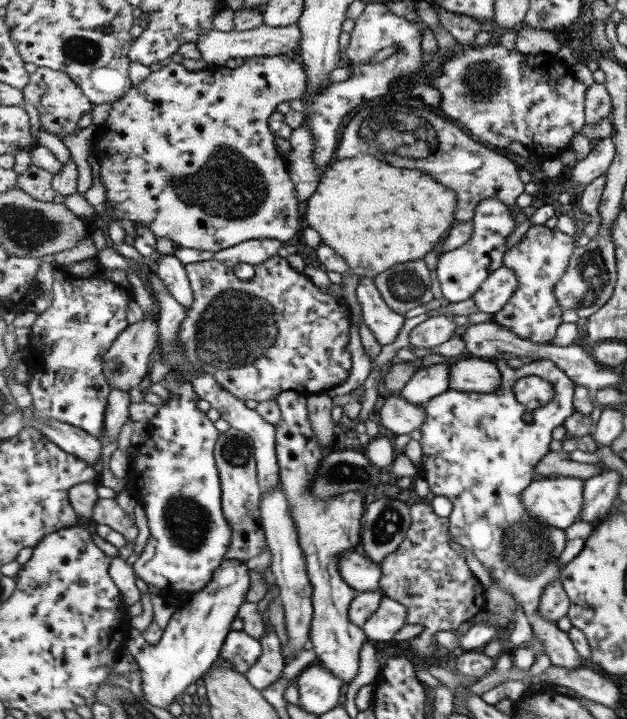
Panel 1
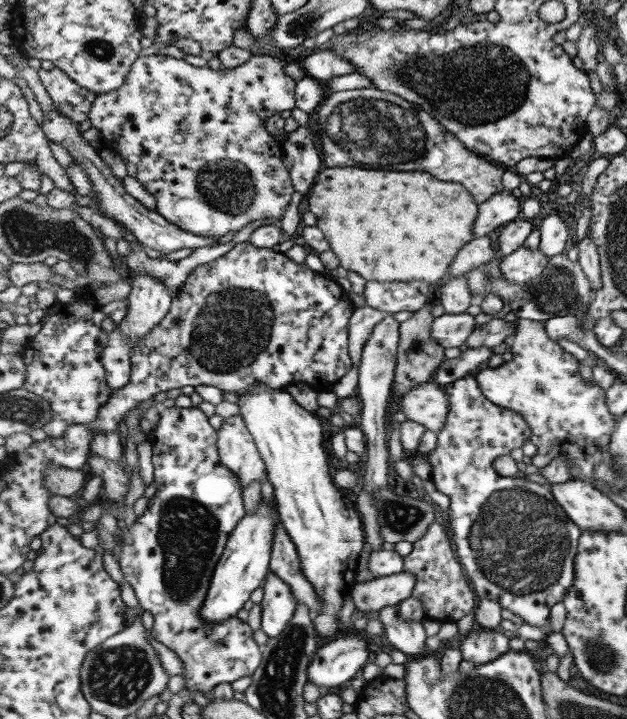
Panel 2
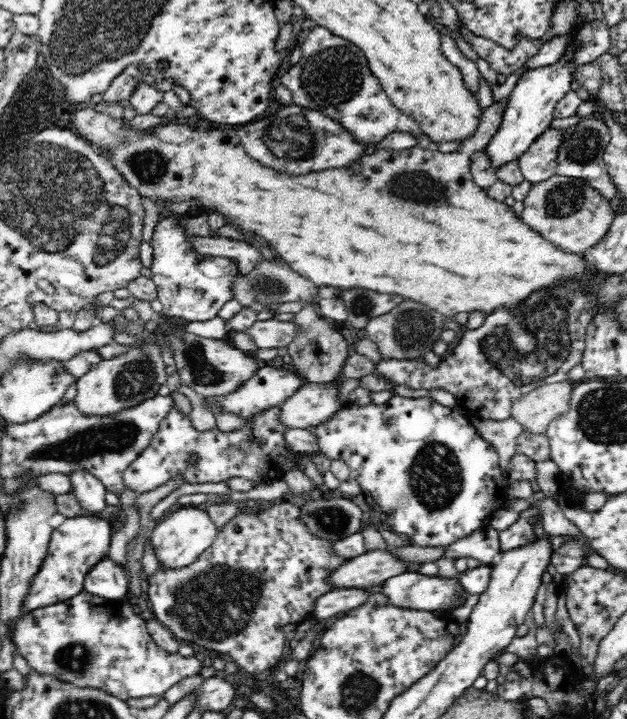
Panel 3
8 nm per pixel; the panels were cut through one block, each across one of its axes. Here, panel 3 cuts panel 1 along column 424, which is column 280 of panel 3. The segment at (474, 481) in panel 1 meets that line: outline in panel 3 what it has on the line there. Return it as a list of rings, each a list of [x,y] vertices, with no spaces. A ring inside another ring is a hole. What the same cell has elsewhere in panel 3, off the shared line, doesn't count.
[[[175,405],[148,446],[122,472],[125,488],[143,493],[158,488],[178,473],[182,473],[190,484],[216,484],[230,478],[246,478],[255,487],[282,480],[284,464],[288,464],[286,460],[294,460],[297,467],[298,464],[297,453],[284,439],[286,428],[279,423],[278,413],[279,407],[274,406],[264,414],[248,418],[243,428],[230,432],[212,428],[208,432],[200,432],[192,426],[190,417]]]

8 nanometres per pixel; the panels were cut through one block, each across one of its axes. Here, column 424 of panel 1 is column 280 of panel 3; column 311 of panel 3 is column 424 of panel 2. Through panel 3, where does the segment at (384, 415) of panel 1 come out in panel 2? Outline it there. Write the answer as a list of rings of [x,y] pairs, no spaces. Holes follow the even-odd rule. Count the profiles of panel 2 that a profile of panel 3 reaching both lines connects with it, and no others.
[[[431,380],[417,385],[401,397],[401,412],[408,420],[423,424],[426,429],[437,433],[445,427],[449,417],[449,394],[447,386]]]

